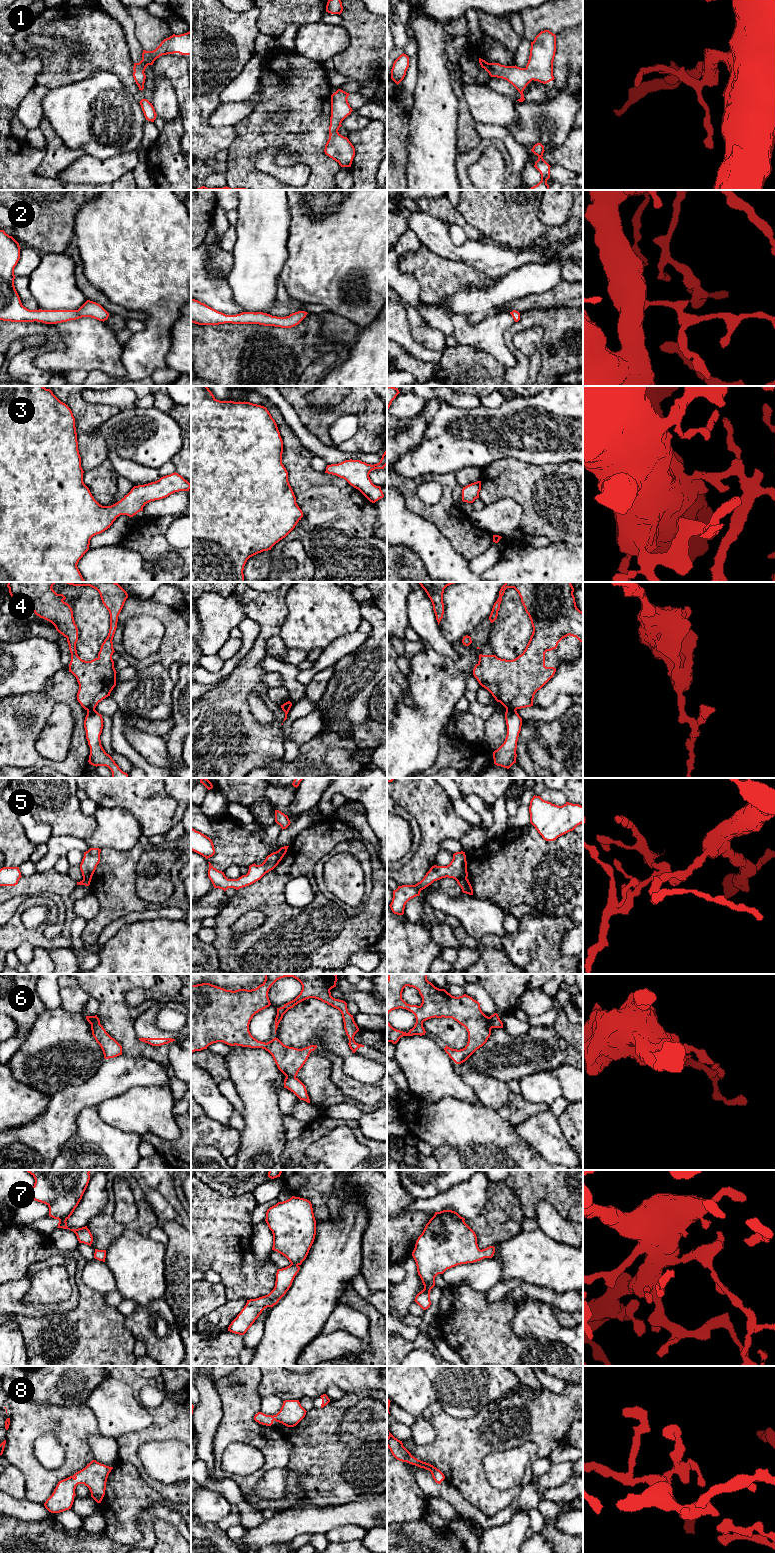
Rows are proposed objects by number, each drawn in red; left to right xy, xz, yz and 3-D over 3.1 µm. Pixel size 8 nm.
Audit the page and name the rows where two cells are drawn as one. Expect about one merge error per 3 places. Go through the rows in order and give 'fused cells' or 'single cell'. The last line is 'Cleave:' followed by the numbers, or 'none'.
1: single cell
2: single cell
3: single cell
4: fused cells
5: fused cells
6: fused cells
7: single cell
8: single cell
Cleave: 4, 5, 6

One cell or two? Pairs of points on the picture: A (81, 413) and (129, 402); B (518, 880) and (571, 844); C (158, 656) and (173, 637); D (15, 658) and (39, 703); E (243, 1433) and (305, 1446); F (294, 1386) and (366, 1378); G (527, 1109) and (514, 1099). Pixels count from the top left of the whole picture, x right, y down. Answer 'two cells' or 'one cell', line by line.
A: two cells
B: one cell
C: one cell
D: two cells
E: two cells
F: one cell
G: one cell

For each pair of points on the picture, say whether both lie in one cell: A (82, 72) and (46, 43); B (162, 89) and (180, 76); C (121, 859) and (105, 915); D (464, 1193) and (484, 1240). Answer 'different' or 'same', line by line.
A: different
B: different
C: same
D: different

